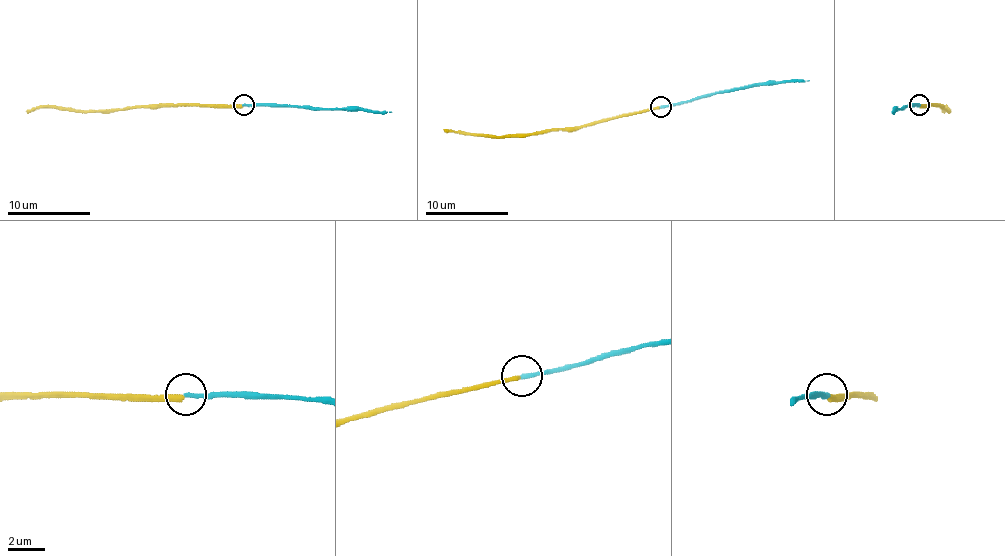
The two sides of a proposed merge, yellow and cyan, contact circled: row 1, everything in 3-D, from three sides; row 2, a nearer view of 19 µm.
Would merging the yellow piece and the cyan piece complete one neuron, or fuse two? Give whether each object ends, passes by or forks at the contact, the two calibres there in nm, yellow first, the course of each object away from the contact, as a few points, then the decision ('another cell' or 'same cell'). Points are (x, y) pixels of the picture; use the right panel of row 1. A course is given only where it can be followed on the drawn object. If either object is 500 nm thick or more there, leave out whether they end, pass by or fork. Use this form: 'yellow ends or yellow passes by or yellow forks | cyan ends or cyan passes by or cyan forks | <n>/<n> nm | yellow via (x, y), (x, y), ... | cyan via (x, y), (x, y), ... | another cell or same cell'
yellow ends | cyan ends | 240/240 nm | yellow via (919, 106), (946, 108), (942, 112) | cyan via (919, 104), (897, 108), (892, 112) | another cell

